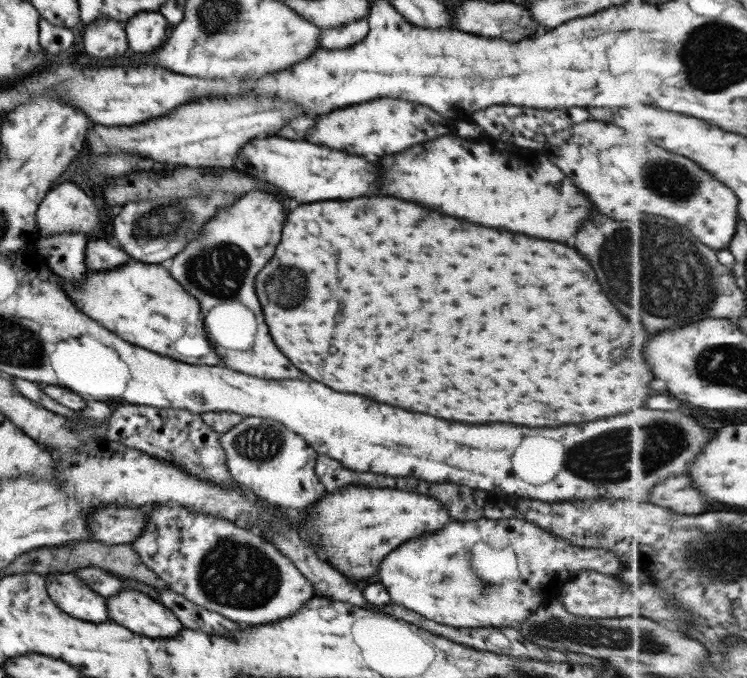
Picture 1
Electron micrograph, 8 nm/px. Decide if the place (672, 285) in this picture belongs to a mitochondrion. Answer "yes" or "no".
yes

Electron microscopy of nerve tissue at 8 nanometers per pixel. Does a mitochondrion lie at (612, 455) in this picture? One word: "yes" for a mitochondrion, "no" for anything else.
yes

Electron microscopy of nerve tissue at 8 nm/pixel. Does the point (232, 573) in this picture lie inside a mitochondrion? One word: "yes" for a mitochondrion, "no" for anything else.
yes

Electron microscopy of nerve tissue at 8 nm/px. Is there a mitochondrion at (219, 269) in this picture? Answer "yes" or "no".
yes

